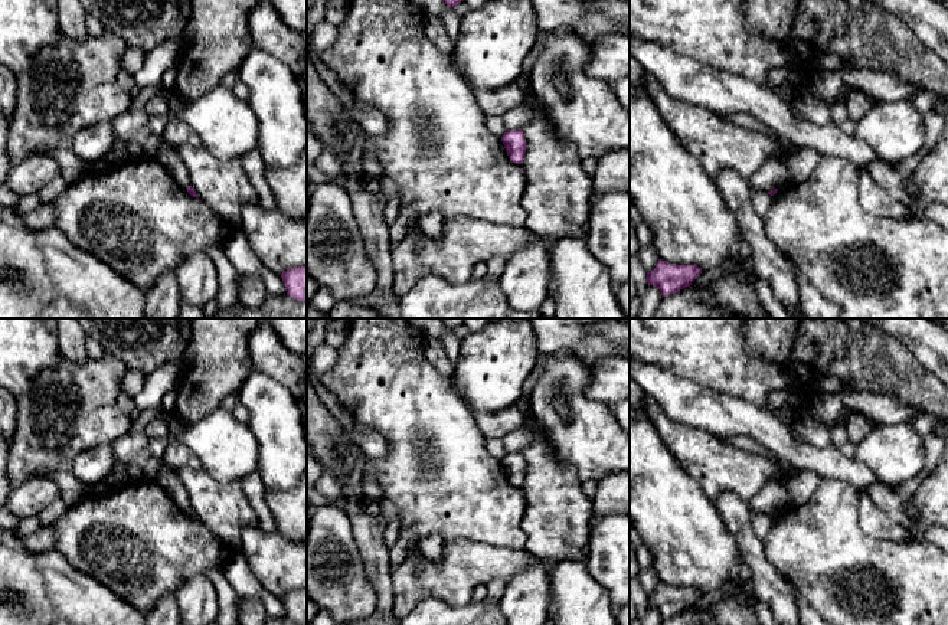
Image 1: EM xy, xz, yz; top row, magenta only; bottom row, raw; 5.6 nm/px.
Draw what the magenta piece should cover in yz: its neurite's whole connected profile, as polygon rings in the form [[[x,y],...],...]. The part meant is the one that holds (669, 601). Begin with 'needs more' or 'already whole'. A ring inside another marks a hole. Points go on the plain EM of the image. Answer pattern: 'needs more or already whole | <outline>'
already whole | [[[658,582],[656,590],[647,595],[647,606],[660,612],[663,619],[671,618],[686,609],[702,596],[697,588],[676,588]]]

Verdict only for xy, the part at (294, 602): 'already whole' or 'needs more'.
already whole

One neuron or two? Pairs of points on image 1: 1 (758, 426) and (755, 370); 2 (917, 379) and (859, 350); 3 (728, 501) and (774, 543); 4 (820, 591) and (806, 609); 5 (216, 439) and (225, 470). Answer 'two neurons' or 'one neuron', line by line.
1: two neurons
2: one neuron
3: two neurons
4: two neurons
5: one neuron

